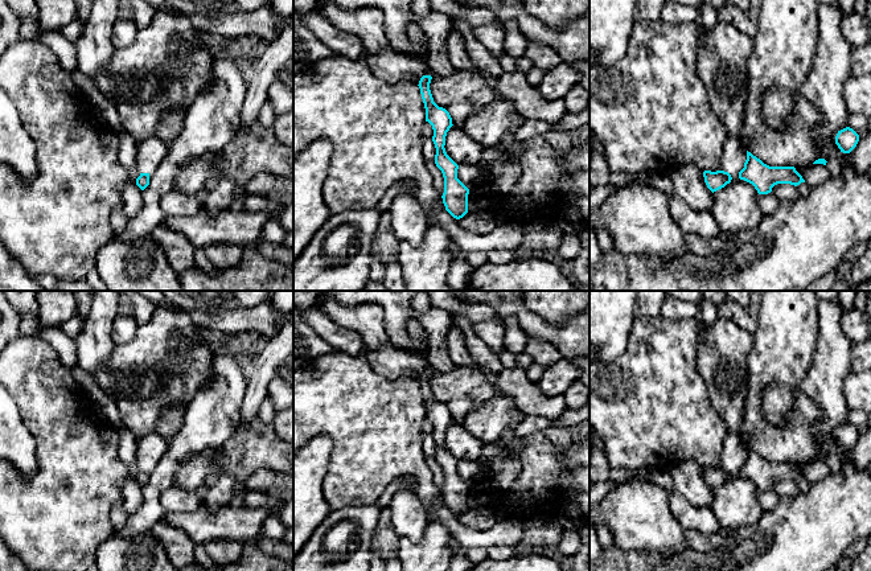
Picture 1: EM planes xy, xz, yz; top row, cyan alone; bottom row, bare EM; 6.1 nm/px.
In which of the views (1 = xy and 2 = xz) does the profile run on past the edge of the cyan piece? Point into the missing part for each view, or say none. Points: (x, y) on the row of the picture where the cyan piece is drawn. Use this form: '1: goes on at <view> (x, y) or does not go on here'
1: does not go on here
2: does not go on here

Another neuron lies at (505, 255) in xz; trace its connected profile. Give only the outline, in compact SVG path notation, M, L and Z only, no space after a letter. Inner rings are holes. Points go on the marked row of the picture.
M502 250L502 251L488 252L488 260L490 263L501 264L501 263L509 263L514 259L517 259L517 255L514 254L514 251Z

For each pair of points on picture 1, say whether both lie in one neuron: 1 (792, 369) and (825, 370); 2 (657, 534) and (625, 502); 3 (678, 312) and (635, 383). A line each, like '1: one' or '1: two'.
1: two
2: one
3: two

